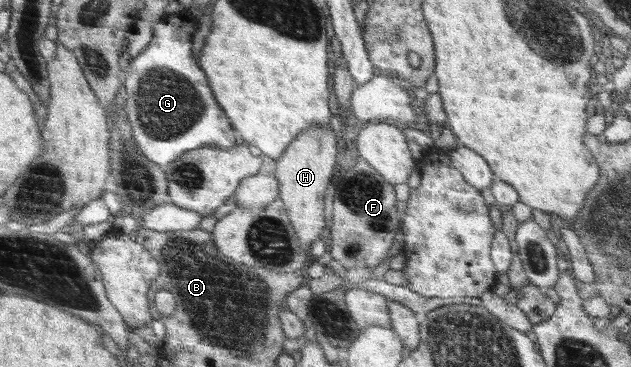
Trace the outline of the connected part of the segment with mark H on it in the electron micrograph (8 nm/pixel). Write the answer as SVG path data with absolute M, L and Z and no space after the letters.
M312 126L312 128L307 128L295 138L282 157L269 164L273 177L277 178L279 182L279 197L284 199L285 205L289 210L289 218L295 227L296 236L299 238L300 246L303 251L309 252L308 258L312 258L310 244L320 239L318 236L326 226L326 220L324 220L324 192L326 192L328 184L330 184L330 176L334 174L334 166L336 166L334 158L336 158L336 138L334 138L332 128L330 126L328 128Z

